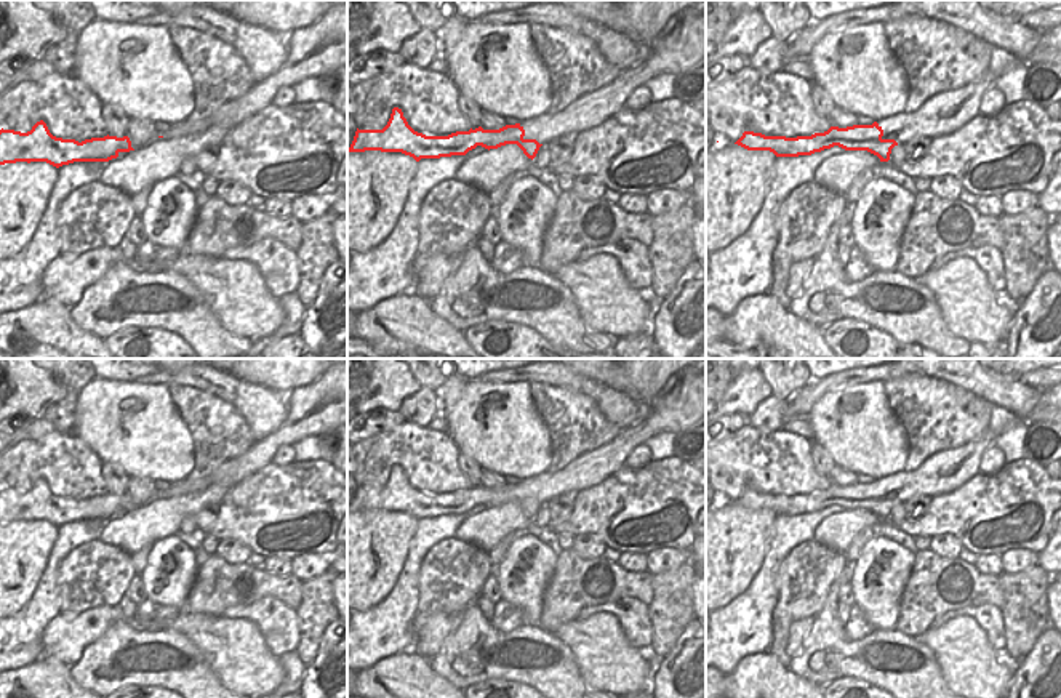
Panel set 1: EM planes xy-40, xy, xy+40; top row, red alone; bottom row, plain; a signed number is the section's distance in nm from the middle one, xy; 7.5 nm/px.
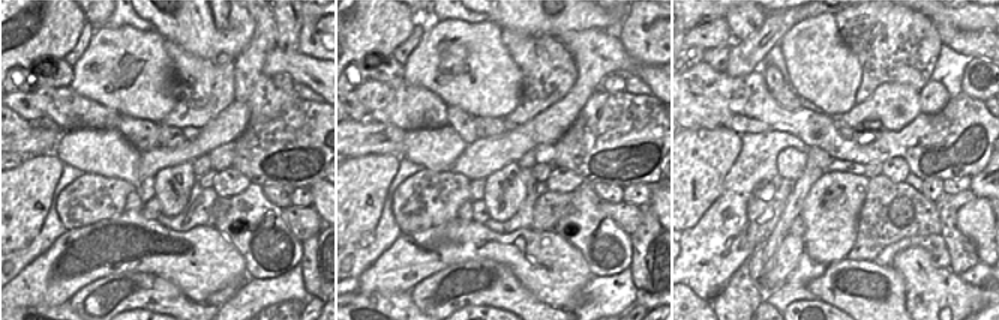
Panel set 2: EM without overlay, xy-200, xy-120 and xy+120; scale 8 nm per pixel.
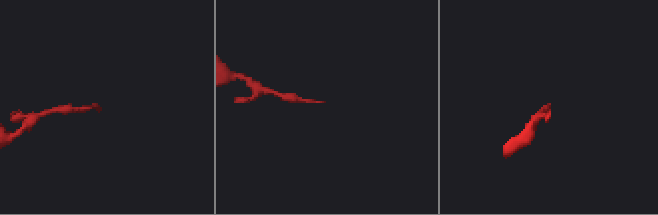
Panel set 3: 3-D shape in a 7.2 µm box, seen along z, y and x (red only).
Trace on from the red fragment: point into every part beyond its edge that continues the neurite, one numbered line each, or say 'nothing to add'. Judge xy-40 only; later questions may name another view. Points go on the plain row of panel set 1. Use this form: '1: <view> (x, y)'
1: xy-40 (319, 407)

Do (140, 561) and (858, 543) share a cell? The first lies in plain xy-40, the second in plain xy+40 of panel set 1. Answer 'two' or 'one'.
one

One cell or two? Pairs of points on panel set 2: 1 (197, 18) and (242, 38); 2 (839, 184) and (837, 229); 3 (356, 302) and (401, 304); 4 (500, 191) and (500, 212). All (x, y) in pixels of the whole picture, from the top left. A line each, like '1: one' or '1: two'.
1: one
2: one
3: one
4: one

